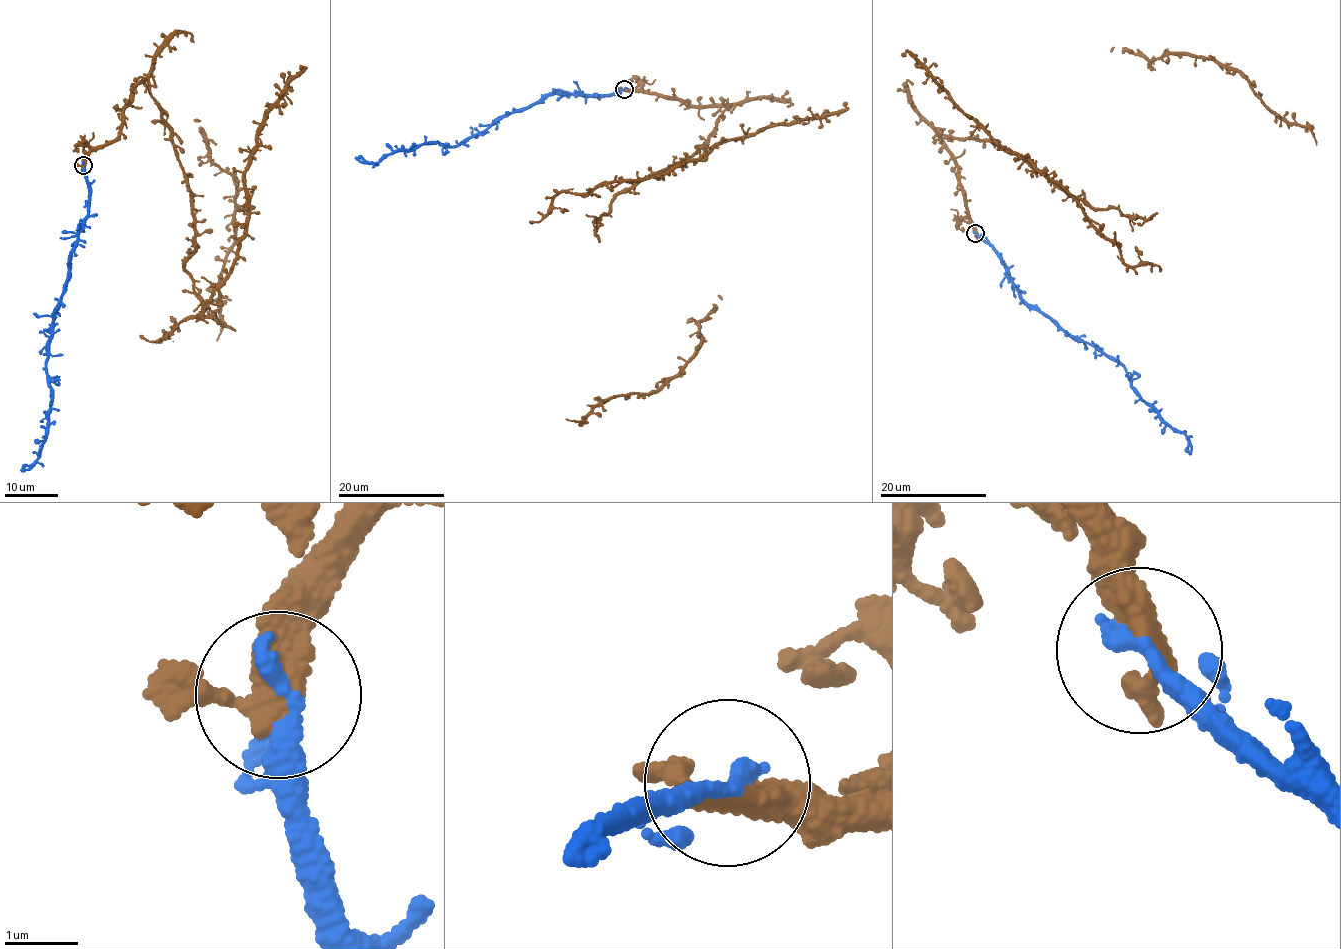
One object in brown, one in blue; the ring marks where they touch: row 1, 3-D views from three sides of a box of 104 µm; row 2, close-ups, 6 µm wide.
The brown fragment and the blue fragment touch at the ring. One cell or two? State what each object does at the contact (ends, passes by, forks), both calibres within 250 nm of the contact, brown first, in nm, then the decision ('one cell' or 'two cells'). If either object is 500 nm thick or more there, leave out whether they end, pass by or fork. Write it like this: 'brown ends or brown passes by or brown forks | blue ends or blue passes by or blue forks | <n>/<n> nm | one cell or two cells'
brown passes by | blue ends | 400/300 nm | one cell

